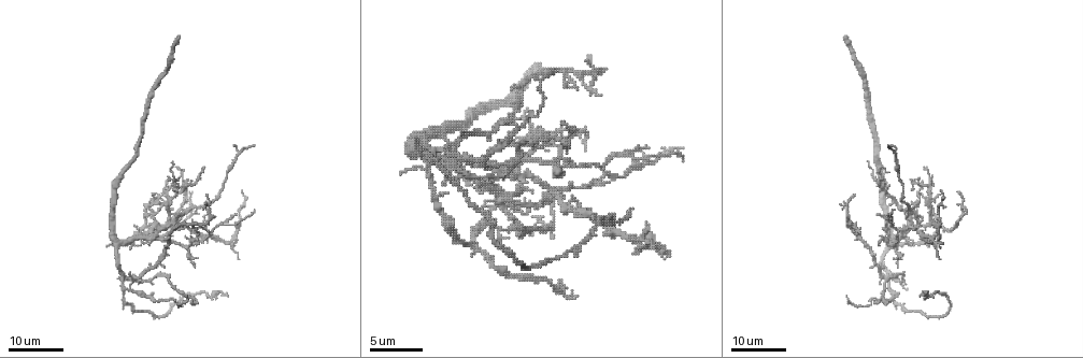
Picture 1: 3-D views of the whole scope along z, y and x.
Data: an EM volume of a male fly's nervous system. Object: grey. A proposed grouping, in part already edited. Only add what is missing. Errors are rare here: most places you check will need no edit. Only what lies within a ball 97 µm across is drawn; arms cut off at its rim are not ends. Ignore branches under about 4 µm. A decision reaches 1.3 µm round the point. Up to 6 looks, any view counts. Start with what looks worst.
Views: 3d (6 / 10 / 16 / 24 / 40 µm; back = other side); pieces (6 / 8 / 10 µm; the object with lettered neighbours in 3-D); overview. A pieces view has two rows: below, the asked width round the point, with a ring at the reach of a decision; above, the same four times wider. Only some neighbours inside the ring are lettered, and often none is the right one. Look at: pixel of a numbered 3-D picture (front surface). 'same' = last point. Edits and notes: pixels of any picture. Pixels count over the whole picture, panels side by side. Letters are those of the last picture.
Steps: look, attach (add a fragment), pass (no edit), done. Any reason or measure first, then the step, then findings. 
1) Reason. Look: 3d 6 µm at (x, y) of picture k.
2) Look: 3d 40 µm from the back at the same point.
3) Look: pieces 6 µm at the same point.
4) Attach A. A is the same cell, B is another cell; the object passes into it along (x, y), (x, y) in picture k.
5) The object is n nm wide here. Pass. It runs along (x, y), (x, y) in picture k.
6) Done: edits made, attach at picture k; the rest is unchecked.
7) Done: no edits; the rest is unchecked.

An open end. Look: 3d 16 µm at (881, 213) of picture 1.

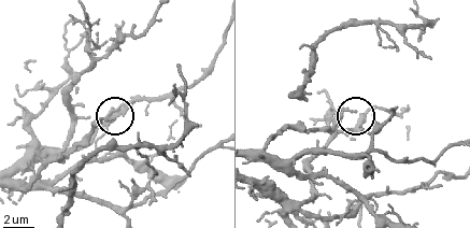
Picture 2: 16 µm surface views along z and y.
Look: pieces 8 µm at (353, 113) of picture 2.

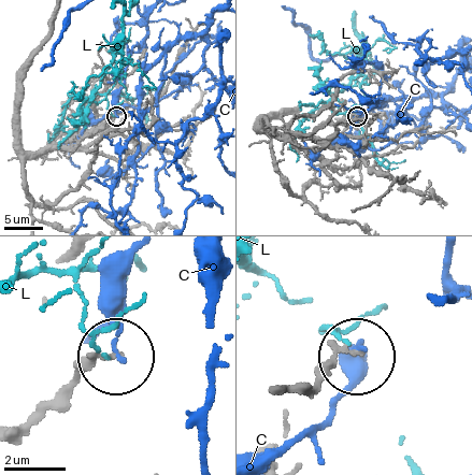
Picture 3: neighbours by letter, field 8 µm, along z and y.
Pass. C and L are other cells; it runs along (283, 385), (314, 382), (357, 354) in picture 3; no lettered fragment goes on from it.

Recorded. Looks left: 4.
Thin end. Look: 3d 16 µm at (533, 217) of picture 1.

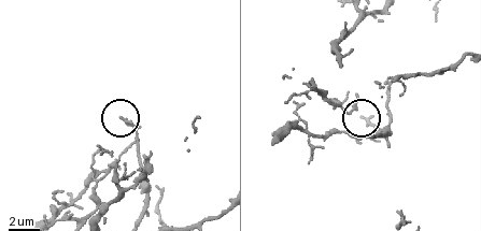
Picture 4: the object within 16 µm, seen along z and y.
Look: pieces 10 µm at (121, 116) of picture 4.

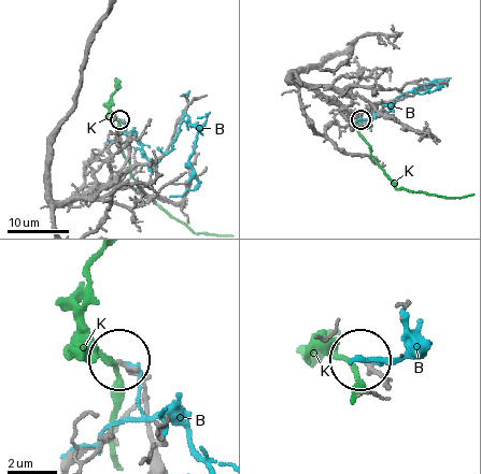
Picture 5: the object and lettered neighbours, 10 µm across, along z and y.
Pass. B and K are other cells; none of them fits.

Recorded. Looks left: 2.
Long arm stops here. Look: 3d 24 µm at (889, 144) of picture 1.

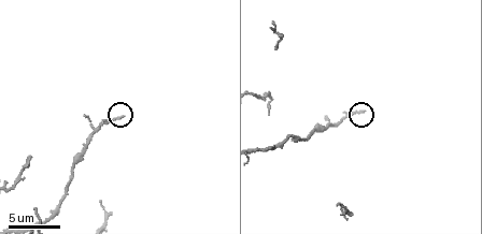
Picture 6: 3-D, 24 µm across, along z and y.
Look: pieces 8 µm at (120, 117) of picture 6.

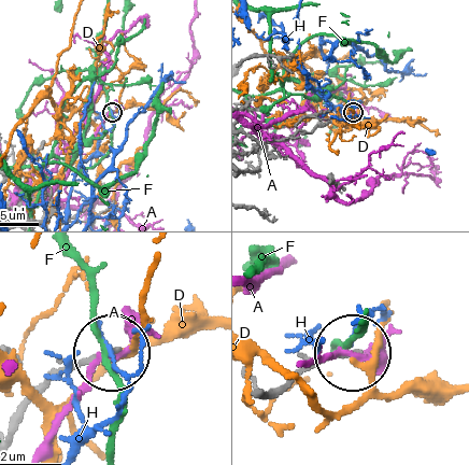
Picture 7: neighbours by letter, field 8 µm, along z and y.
Pass. A, D, F and H are other cells; no lettered fragment goes on from it.

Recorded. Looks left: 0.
Done: no edits; the rest is unchecked.

